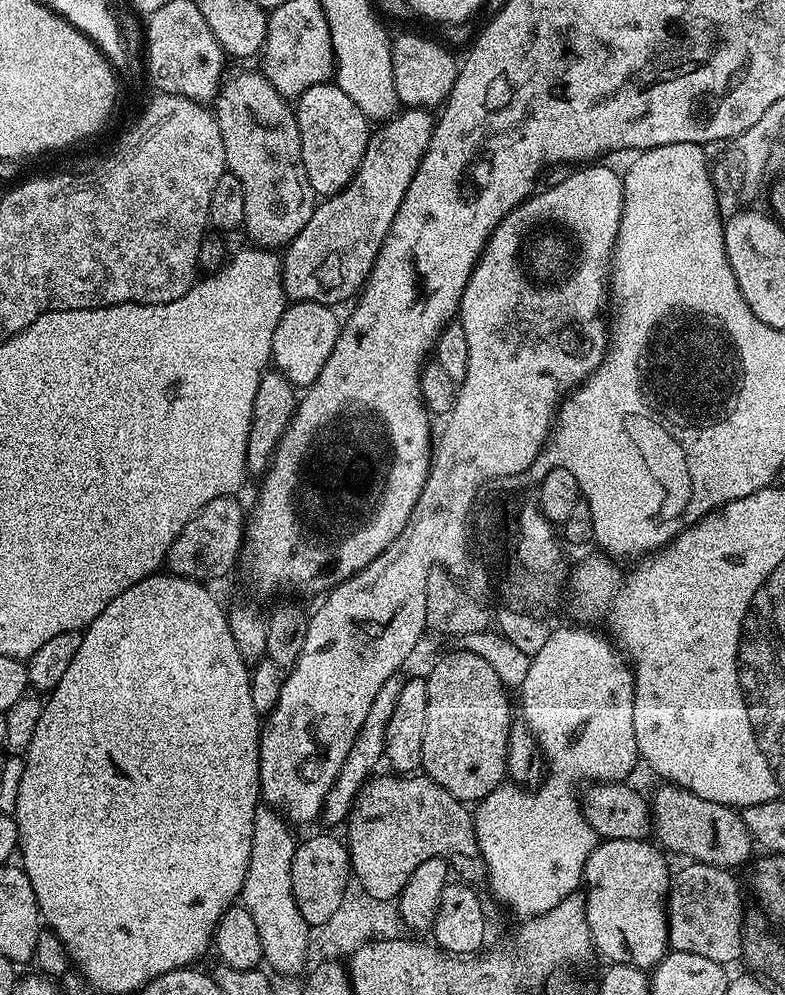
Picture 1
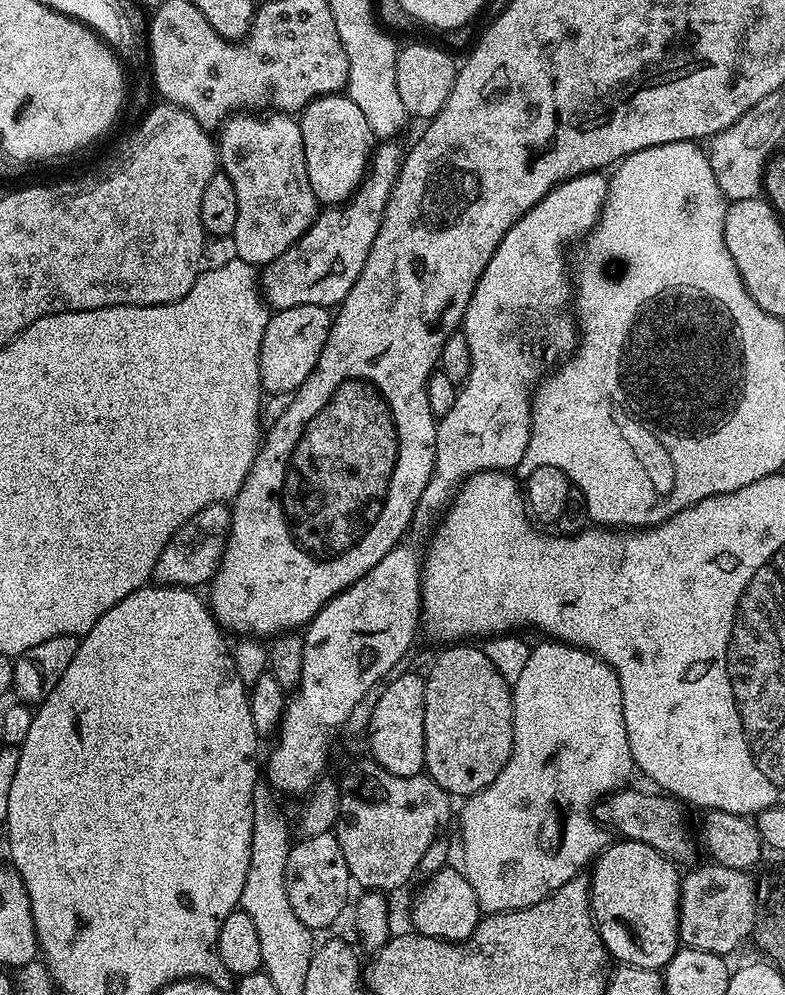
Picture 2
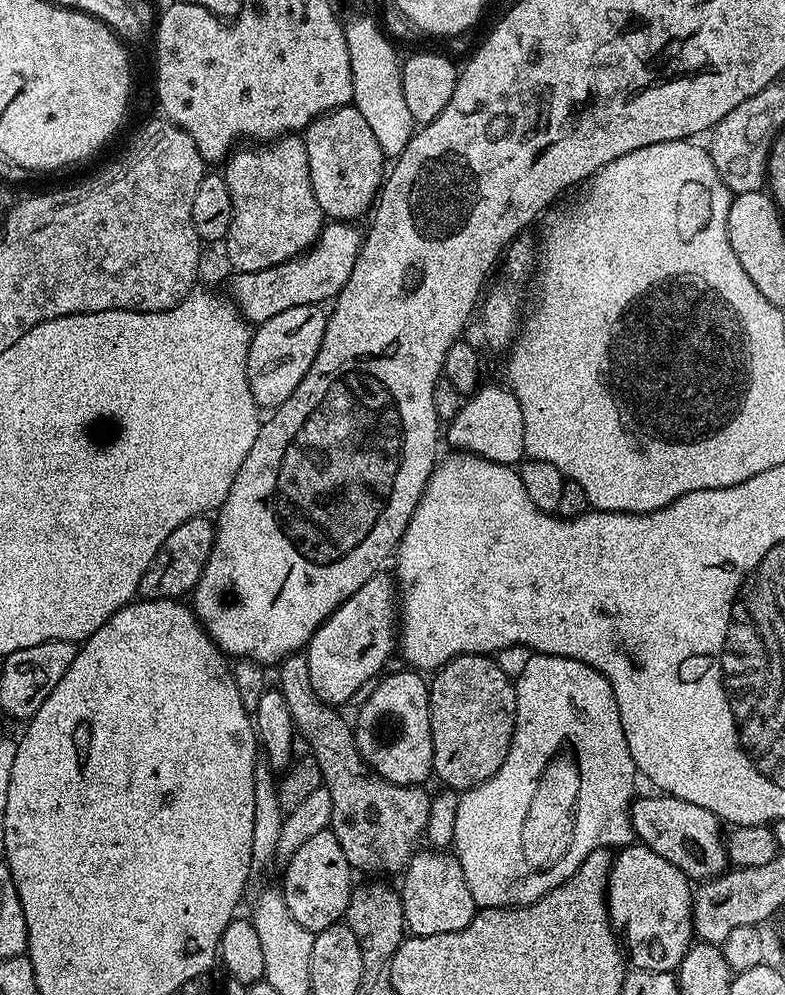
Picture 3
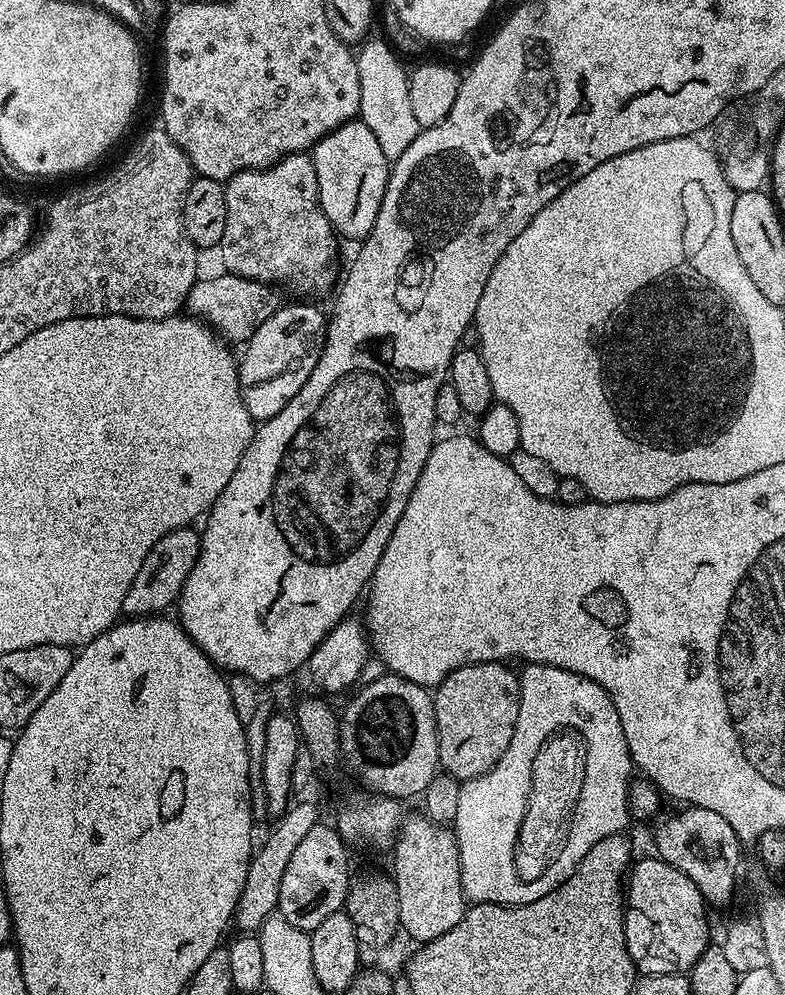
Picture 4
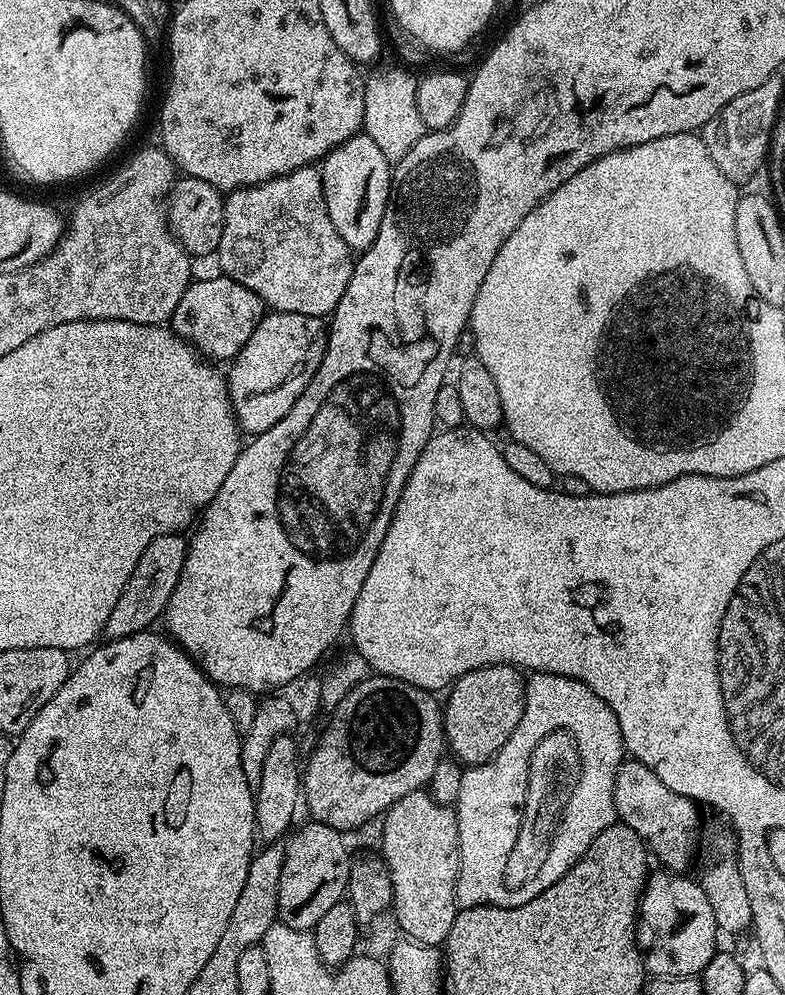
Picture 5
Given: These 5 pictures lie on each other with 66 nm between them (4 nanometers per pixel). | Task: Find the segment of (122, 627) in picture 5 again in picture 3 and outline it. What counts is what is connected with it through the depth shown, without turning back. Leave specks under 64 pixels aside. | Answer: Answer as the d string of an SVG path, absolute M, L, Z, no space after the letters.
M207 515L182 522L182 526L178 526L178 530L174 530L174 534L162 542L159 554L154 562L150 562L146 574L142 574L139 595L150 600L187 597L195 589L198 578L202 578L202 570L210 558L215 537L216 525Z

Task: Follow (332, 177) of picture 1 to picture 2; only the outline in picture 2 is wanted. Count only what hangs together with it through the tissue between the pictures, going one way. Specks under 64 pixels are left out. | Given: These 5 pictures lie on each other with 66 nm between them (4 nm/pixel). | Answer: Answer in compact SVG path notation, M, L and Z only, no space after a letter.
M346 94L320 96L299 113L302 130L302 146L306 150L306 174L310 178L310 190L324 206L339 206L360 189L360 183L368 175L368 165L378 143L370 130L362 110Z

